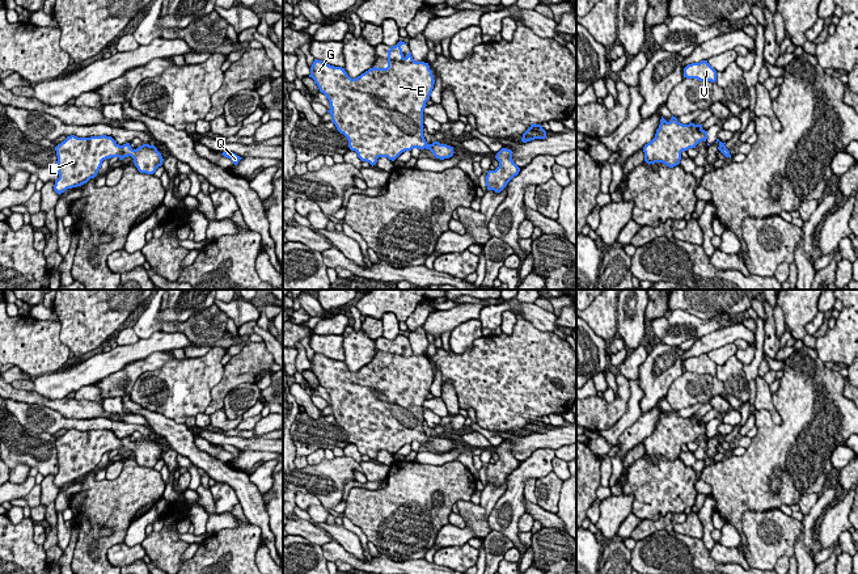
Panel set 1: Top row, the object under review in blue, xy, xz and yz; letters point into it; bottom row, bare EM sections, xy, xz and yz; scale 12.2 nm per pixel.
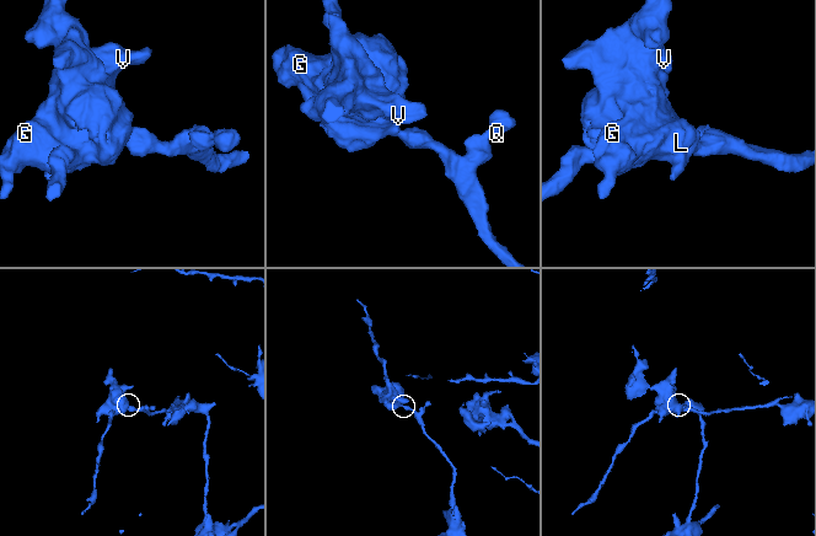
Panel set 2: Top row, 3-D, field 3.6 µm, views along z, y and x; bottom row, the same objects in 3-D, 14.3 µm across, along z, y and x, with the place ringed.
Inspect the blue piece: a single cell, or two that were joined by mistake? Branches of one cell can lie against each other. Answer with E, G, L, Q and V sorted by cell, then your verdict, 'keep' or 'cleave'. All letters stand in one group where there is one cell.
E G L Q V; keep

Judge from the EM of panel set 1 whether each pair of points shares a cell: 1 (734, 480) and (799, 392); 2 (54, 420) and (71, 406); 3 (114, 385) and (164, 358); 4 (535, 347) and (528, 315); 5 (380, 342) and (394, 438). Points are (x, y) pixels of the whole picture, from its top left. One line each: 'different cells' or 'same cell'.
1: same cell
2: different cells
3: same cell
4: different cells
5: same cell

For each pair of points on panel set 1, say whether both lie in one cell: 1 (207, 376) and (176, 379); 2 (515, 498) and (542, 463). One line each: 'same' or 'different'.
1: same
2: same

